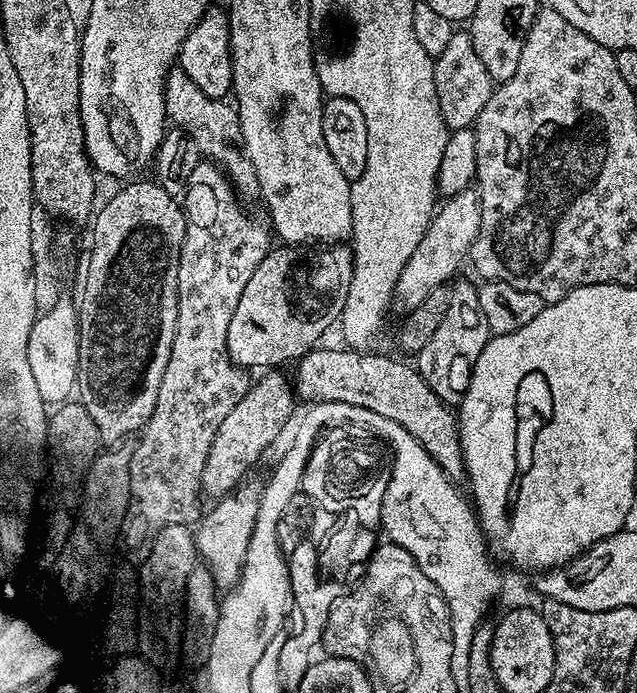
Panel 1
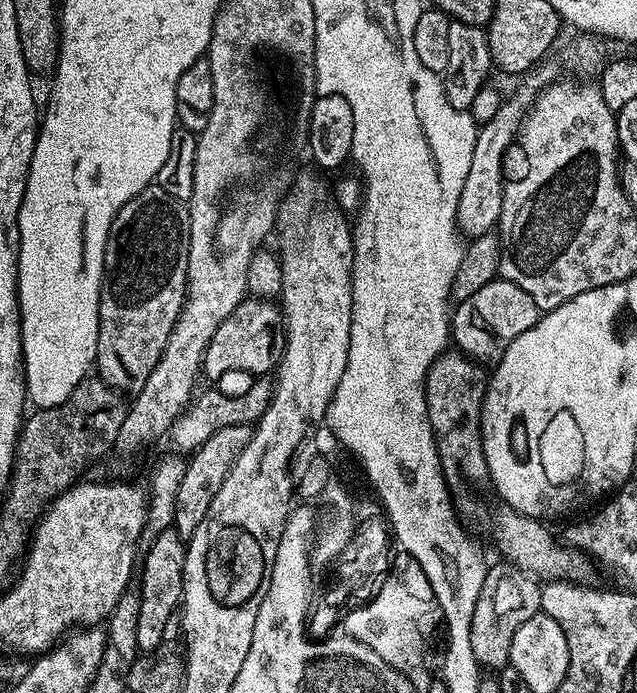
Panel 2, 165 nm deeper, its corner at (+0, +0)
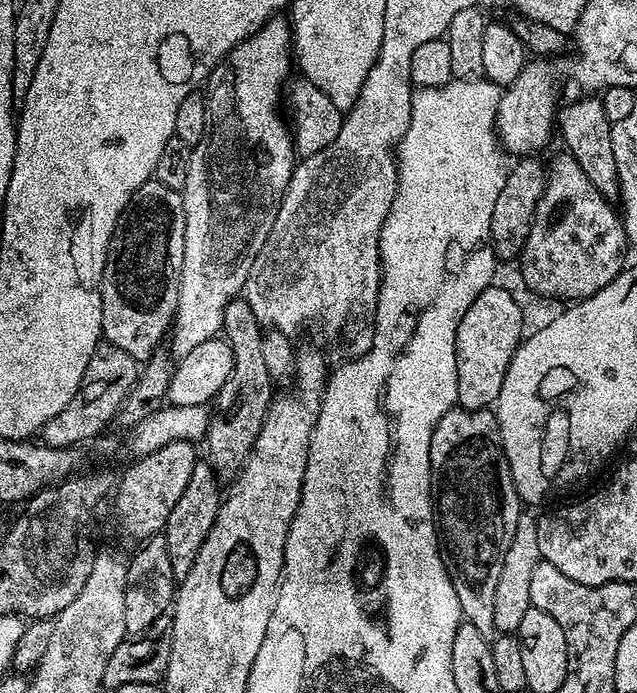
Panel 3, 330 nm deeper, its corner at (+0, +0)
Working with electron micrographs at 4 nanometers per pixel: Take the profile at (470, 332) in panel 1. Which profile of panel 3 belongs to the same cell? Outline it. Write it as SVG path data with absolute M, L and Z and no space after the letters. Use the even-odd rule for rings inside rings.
M453 406L434 426L434 434L430 438L430 470L432 471L432 499L438 529L438 544L444 557L444 569L448 572L450 582L454 586L454 596L458 600L460 615L467 623L472 624L484 637L491 637L494 632L494 590L498 590L498 574L502 574L502 562L506 558L506 550L510 550L510 538L514 538L514 530L522 515L522 501L510 474L508 459L500 441L500 423L496 421L495 411L483 408L477 412L467 412L464 408Z

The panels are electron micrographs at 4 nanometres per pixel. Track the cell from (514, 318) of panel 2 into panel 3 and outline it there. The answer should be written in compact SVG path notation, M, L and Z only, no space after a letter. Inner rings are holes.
M493 286L482 290L462 314L456 331L456 369L458 394L456 404L467 412L491 409L502 390L506 370L525 335L524 312L520 304L504 288Z

